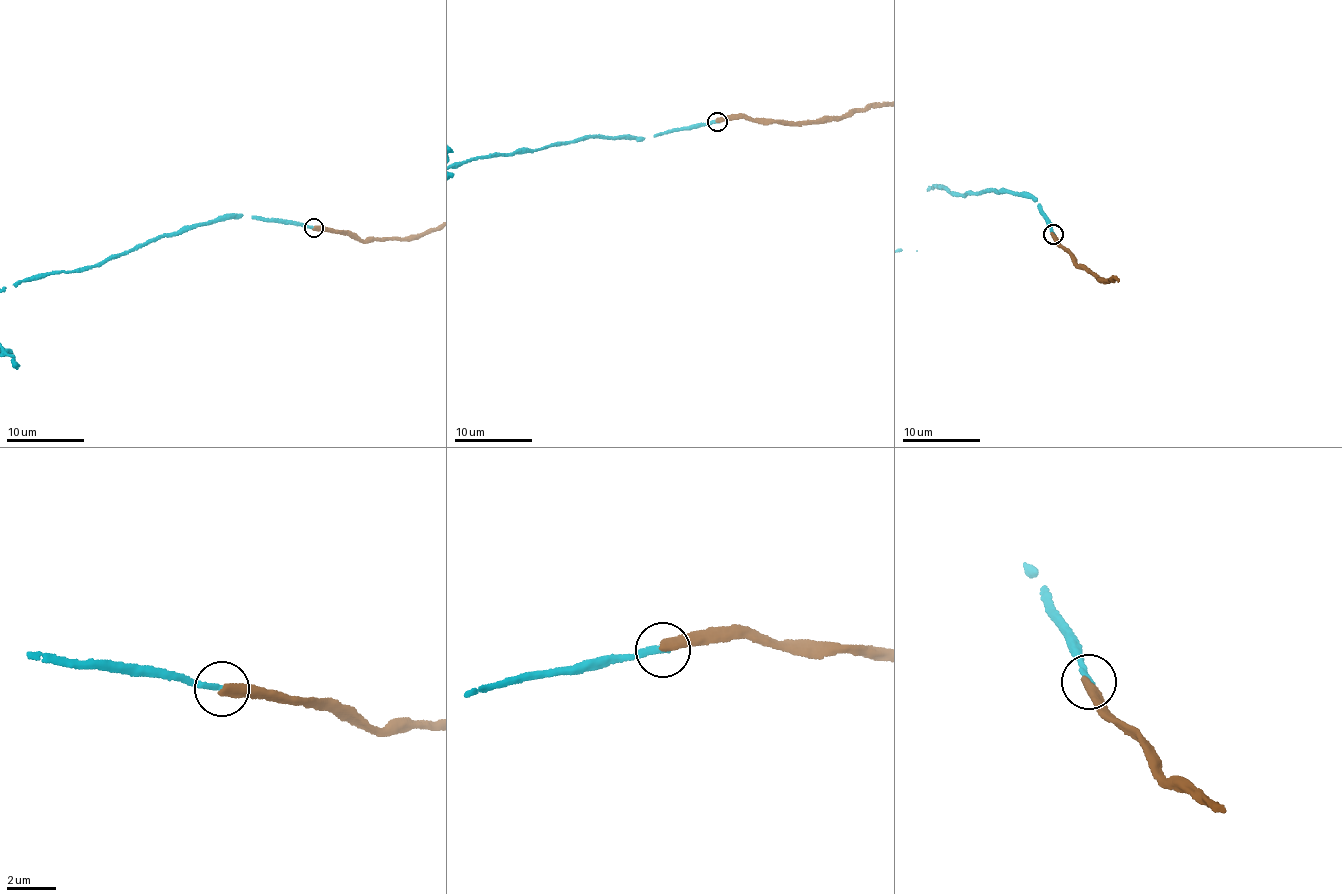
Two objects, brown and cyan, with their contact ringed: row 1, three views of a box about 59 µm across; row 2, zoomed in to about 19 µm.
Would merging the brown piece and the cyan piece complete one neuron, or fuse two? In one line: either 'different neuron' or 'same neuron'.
different neuron

